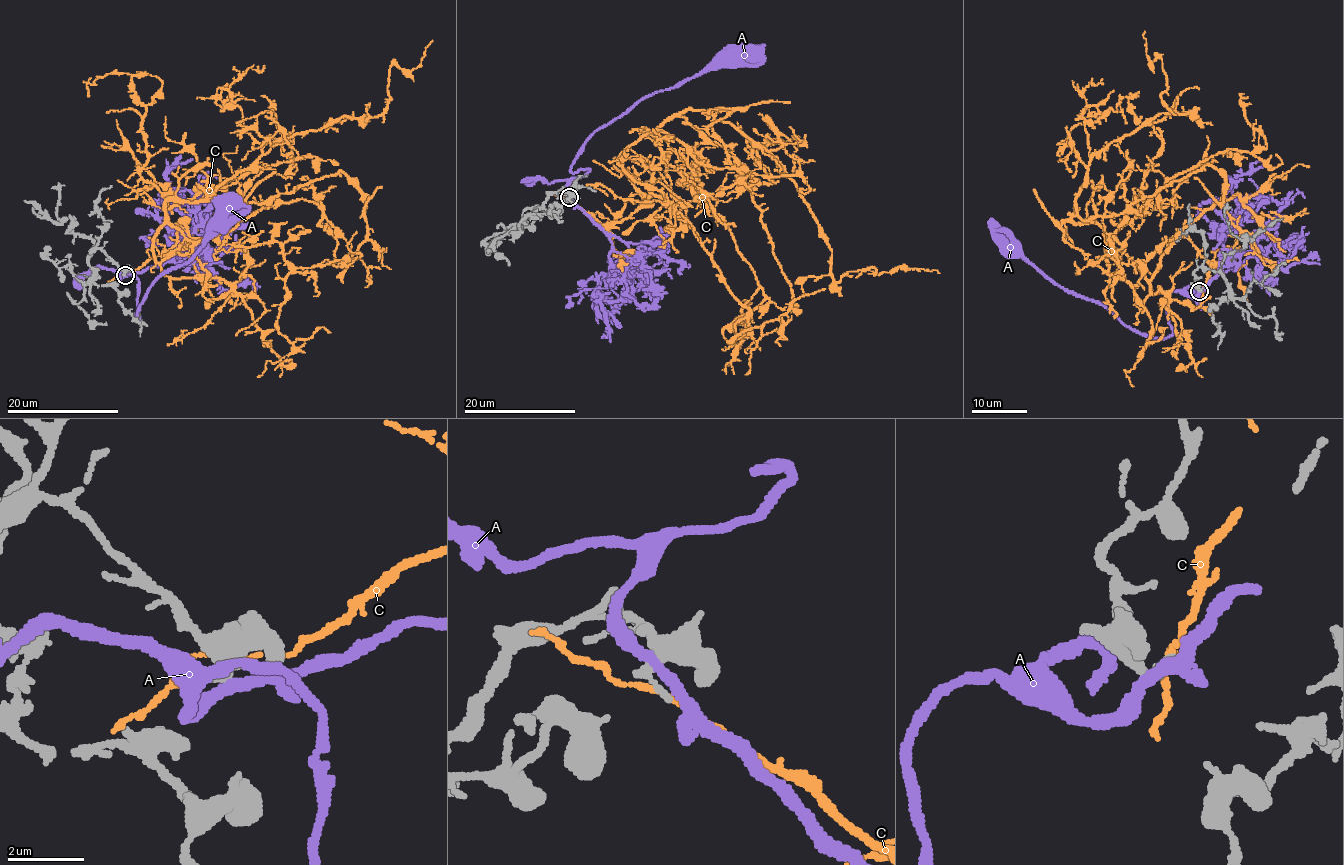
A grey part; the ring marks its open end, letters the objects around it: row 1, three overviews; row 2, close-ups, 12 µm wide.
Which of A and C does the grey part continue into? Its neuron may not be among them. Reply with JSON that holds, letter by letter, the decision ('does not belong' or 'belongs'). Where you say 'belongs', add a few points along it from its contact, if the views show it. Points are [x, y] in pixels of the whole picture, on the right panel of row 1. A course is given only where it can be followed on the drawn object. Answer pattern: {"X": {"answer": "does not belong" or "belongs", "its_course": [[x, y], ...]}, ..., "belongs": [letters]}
{"A": {"answer": "belongs", "its_course": [[1200, 291], [1169, 294], [1172, 333], [1149, 337], [1009, 248]]}, "C": {"answer": "does not belong"}, "belongs": ["A"]}

